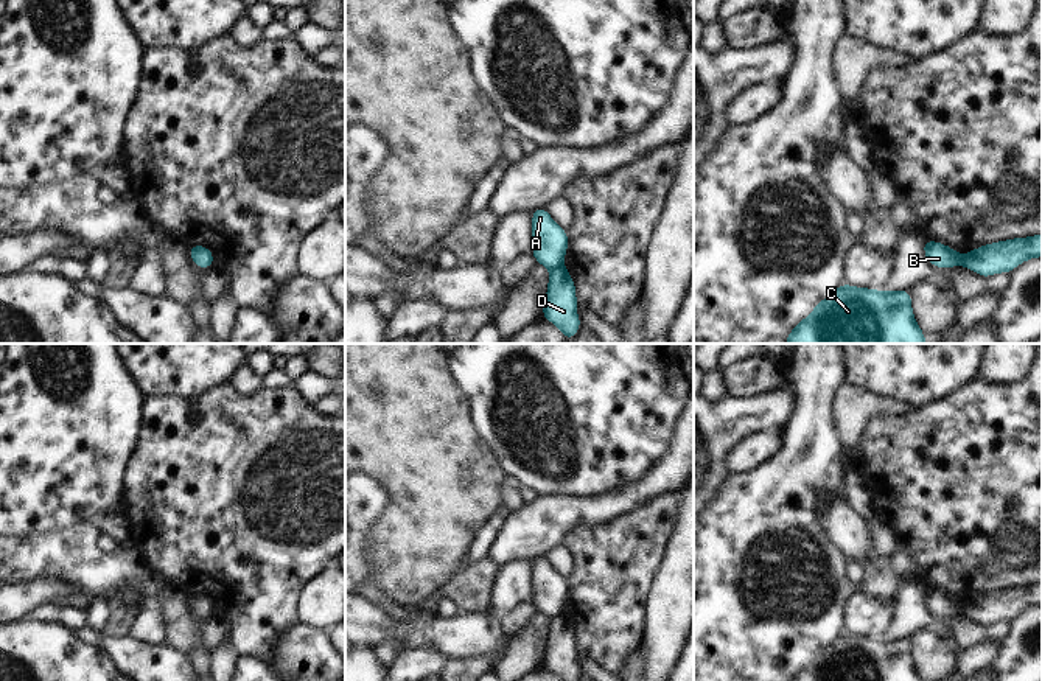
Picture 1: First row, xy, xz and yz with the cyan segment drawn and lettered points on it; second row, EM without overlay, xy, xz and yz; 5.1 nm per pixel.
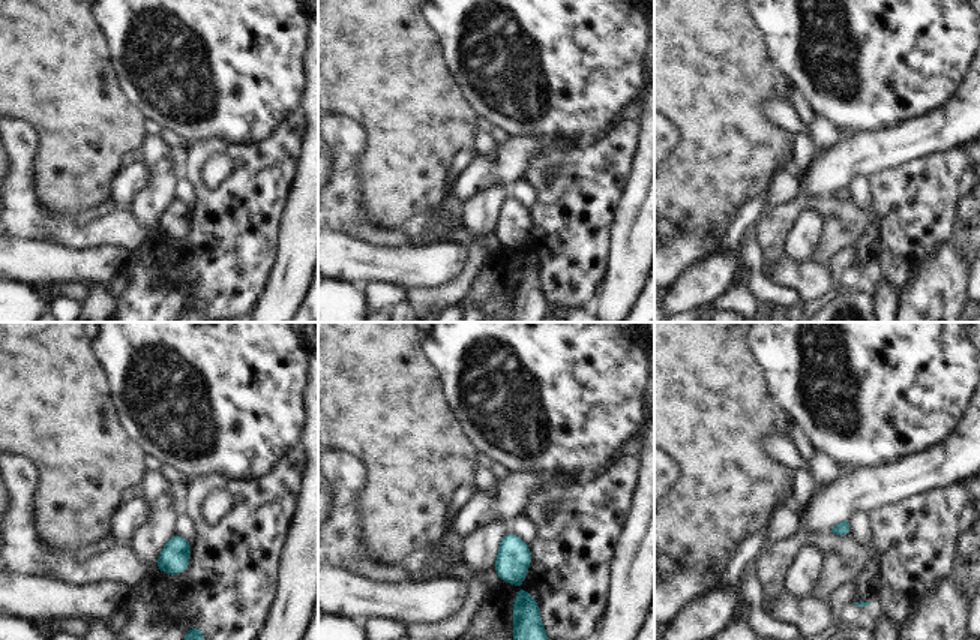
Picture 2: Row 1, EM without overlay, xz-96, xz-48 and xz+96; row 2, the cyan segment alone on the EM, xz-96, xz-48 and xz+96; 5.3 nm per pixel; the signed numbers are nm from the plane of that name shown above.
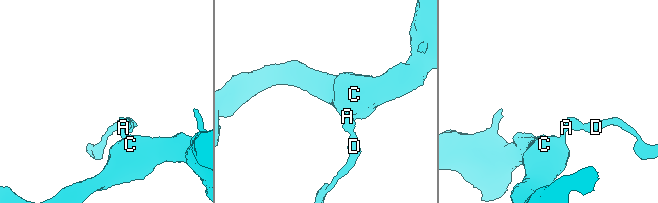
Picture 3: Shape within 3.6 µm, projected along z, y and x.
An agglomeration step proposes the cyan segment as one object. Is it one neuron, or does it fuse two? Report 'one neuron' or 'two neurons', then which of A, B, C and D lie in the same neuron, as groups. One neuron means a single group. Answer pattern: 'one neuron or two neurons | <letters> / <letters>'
two neurons | A B C / D

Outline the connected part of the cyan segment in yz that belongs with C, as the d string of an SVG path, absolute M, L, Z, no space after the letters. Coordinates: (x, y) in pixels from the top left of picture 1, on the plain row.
M843 631L815 653L790 681L924 681L911 659L911 641L874 639Z

